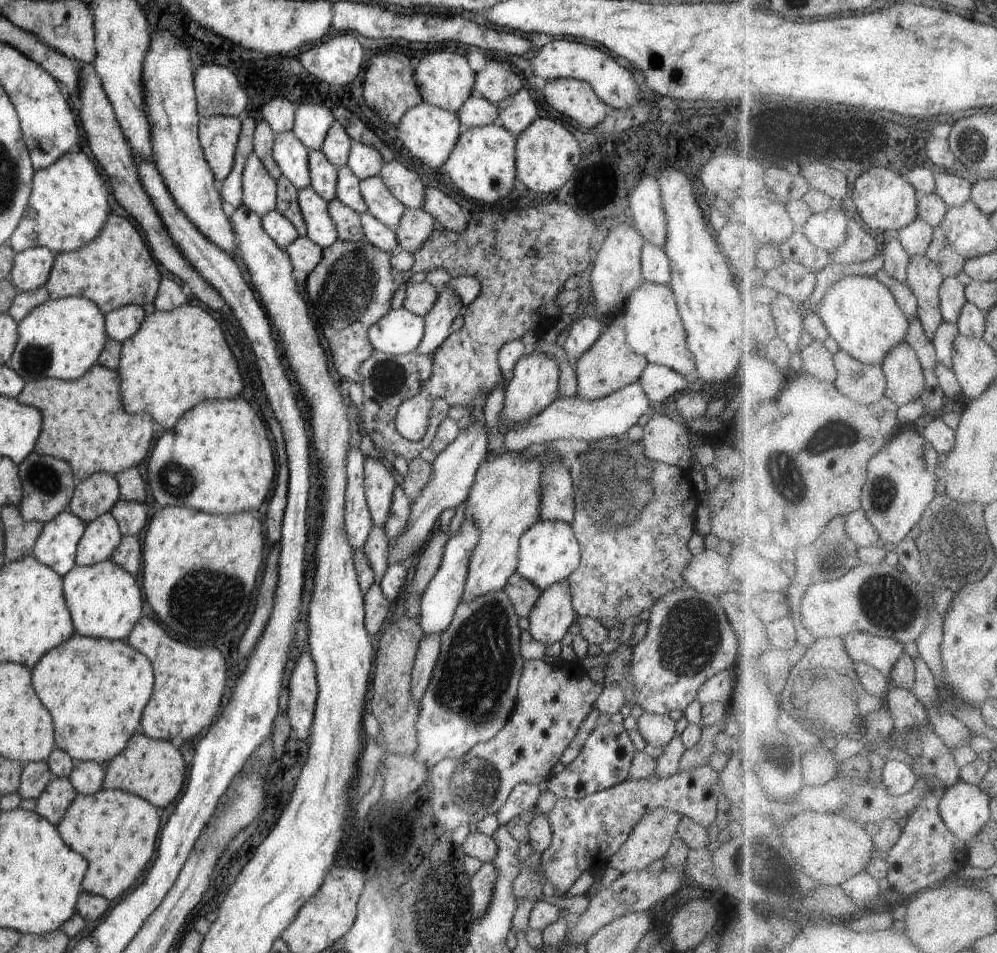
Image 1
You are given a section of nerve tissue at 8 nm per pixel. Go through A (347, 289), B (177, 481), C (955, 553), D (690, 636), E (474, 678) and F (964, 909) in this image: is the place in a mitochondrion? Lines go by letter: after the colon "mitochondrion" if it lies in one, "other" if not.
A: mitochondrion
B: mitochondrion
C: mitochondrion
D: mitochondrion
E: mitochondrion
F: other

